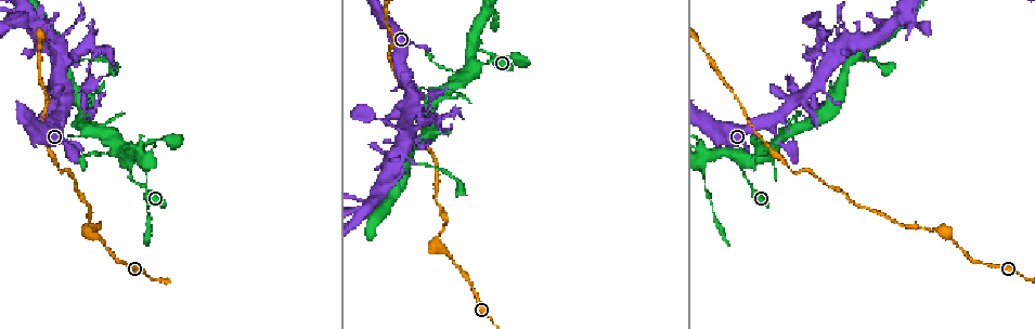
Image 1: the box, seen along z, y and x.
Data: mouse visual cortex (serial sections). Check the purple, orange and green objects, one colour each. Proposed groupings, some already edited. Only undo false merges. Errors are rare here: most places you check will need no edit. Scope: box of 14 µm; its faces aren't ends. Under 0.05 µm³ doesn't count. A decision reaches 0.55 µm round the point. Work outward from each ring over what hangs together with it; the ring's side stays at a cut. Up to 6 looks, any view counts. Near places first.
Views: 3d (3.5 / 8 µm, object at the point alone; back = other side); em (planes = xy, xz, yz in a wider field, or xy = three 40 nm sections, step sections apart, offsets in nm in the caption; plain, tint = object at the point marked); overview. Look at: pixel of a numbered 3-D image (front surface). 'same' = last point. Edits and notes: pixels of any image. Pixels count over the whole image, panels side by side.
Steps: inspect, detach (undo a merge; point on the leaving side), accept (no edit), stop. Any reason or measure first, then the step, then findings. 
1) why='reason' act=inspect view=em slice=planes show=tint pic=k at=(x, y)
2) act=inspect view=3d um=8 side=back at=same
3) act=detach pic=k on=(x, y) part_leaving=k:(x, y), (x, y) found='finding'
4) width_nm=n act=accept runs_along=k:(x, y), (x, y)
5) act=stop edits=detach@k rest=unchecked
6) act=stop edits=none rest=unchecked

why='a narrow waist' act=inspect view=3d um=3.5 side=back pic=1 at=(444, 225)

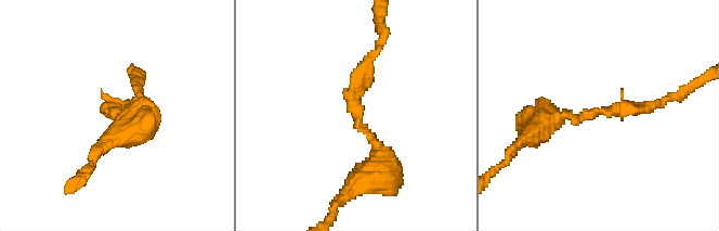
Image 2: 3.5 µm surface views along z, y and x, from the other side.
arm_widths_nm=150,400 why='shape alone is not enough' act=inspect view=em slice=xy step=3 show=tint pic=2 at=(596, 116)

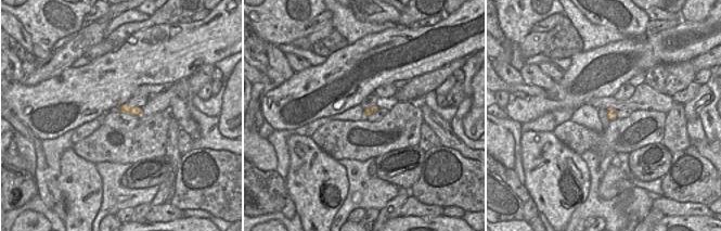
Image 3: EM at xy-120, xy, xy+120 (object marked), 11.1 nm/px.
act=accept runs_along=2:(540, 125), (661, 104) found='one cell here'

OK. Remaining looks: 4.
why='calibre changes' act=inspect view=3d um=8 pic=1 at=(130, 165)

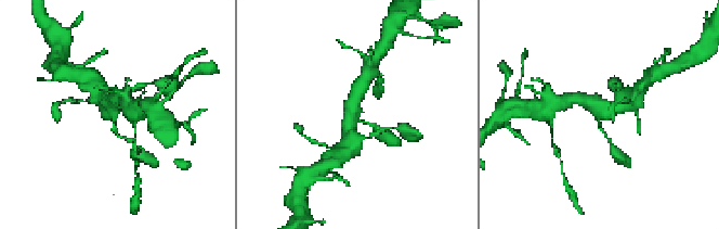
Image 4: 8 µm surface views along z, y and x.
act=inspect view=3d um=3.5 pic=4 at=(111, 118)

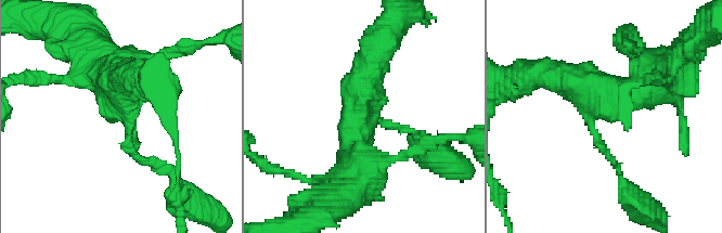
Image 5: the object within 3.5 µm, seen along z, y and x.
arms=3 arm_widths_nm=100,450,450 why='shape alone is not enough' act=inspect view=em slice=xy step=1 show=tint pic=5 at=(594, 115)

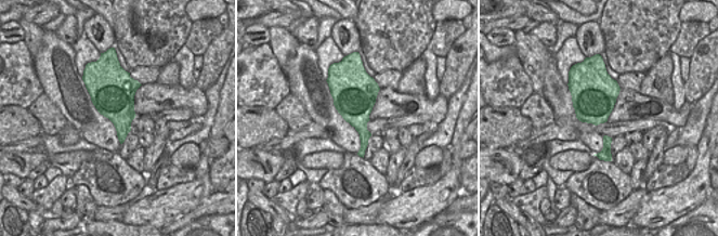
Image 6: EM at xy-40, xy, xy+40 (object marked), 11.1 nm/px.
act=accept runs_along=5:(159, 167), (130, 147), (113, 81) found='all the same cell'

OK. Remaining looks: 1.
act=stop edits=none rest=unchecked

